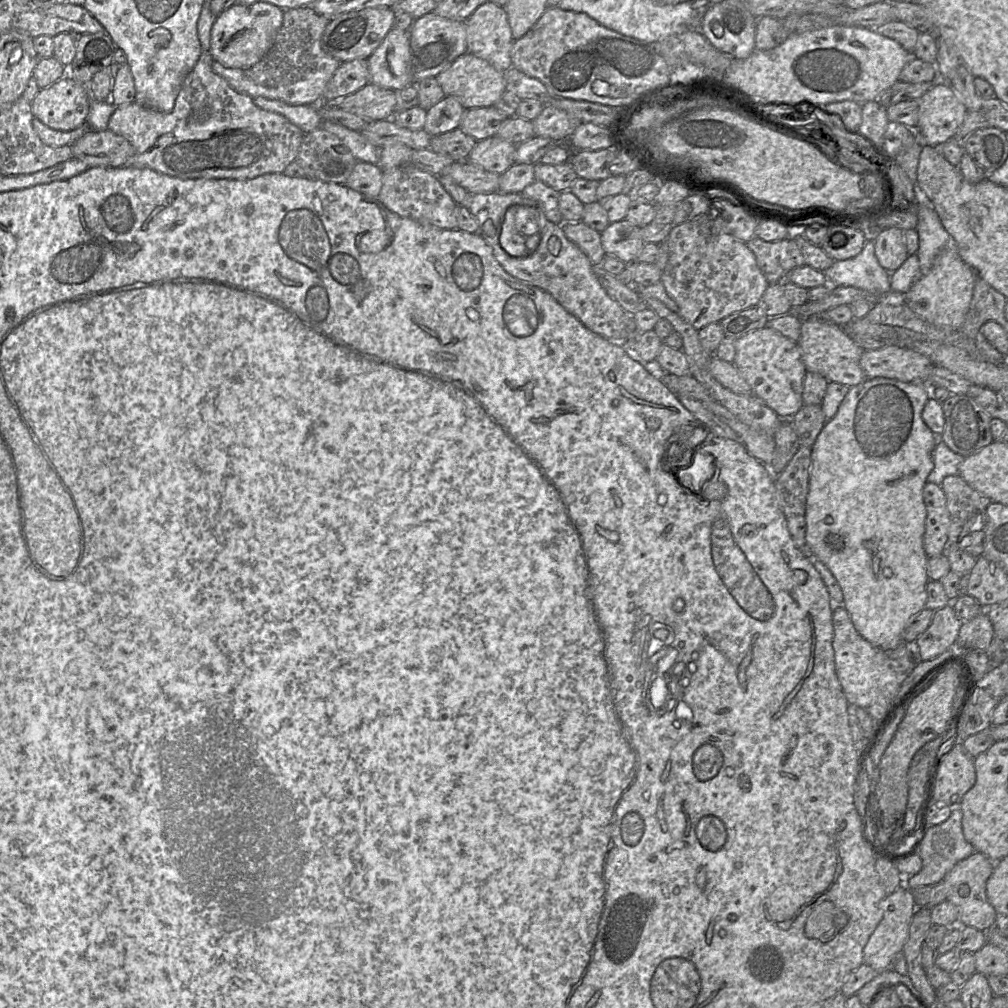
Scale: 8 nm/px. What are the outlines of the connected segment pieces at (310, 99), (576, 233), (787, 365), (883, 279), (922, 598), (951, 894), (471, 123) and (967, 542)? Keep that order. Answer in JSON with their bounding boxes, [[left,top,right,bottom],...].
[[213,6,340,106],[563,221,606,265],[733,326,806,419],[823,241,891,295],[806,378,939,650],[943,852,1004,931],[459,106,509,140],[941,474,992,558]]

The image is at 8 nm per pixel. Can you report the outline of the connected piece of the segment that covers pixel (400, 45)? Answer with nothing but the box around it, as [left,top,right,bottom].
[367,27,413,91]

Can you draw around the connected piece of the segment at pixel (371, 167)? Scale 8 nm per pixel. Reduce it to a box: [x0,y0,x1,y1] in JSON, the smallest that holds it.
[344,161,383,198]

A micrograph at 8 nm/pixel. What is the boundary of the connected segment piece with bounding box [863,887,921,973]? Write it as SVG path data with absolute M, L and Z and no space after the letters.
M898 887L893 893L886 895L880 902L883 918L870 936L863 950L863 963L873 970L883 972L891 969L894 959L904 948L909 934L909 927L917 907L912 892L908 888Z

